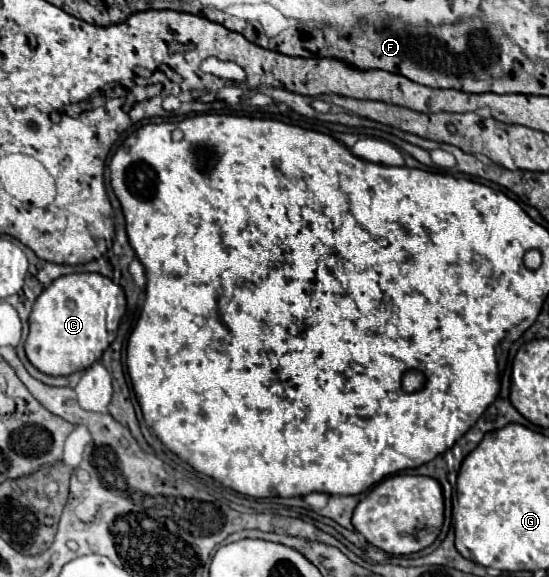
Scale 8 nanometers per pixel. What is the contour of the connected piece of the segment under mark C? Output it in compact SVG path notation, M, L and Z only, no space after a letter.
M71 273L55 279L35 301L29 315L25 353L33 367L51 377L87 369L113 343L127 311L121 286L99 273Z

